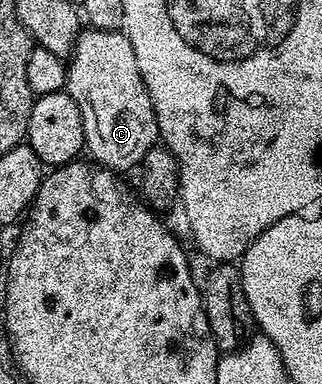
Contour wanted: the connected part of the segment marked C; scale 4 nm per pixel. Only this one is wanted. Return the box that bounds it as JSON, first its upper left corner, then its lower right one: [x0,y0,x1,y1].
[66,28,160,172]

